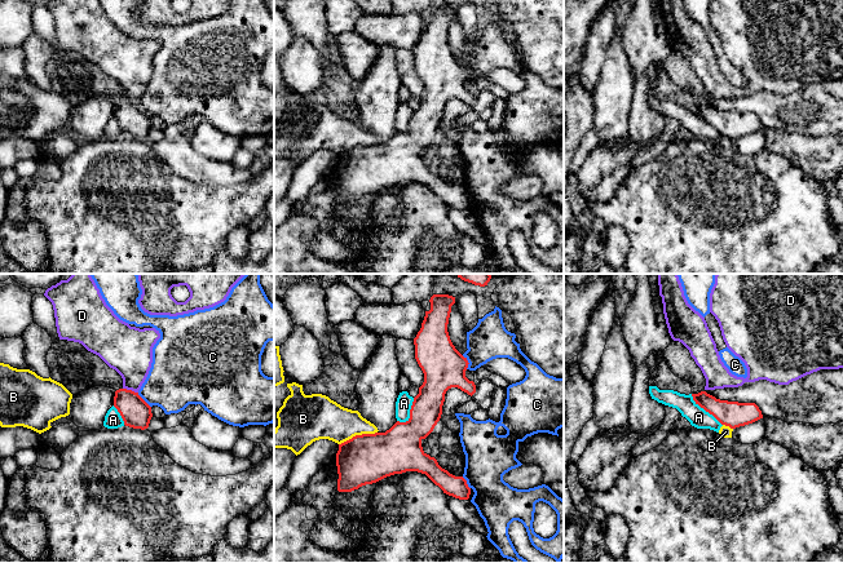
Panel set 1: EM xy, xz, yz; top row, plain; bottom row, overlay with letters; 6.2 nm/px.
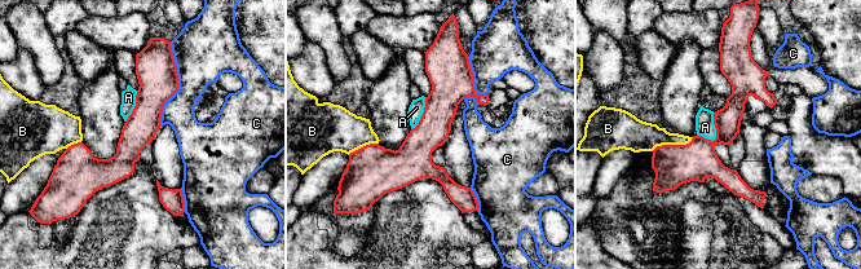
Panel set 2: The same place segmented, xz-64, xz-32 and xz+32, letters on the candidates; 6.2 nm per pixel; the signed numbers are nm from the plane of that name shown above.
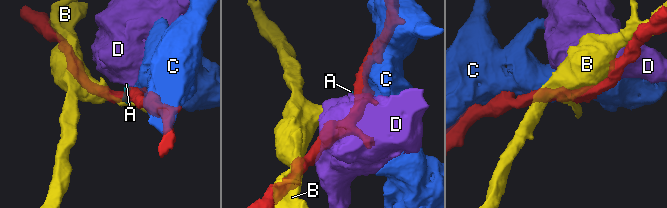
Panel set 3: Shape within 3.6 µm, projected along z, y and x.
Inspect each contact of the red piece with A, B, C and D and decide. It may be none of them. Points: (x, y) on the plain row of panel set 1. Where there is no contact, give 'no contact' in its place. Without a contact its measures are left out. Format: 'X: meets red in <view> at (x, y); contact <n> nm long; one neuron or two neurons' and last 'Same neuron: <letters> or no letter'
A: meets red in yz at (705, 120); contact 280 nm long; two neurons
B: meets red in xz at (357, 146); contact 260 nm long; two neurons
C: meets red in xz at (467, 72); contact 90 nm long; two neurons
D: meets red in xy at (131, 101); contact 100 nm long; two neurons
Same neuron: no letter

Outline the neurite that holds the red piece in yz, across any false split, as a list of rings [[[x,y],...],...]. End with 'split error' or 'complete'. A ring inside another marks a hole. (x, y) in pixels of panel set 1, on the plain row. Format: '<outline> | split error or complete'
[[[706,102],[692,105],[692,107],[696,115],[712,125],[721,136],[731,139],[745,137],[763,129],[762,121],[755,114],[720,111]]] | complete

